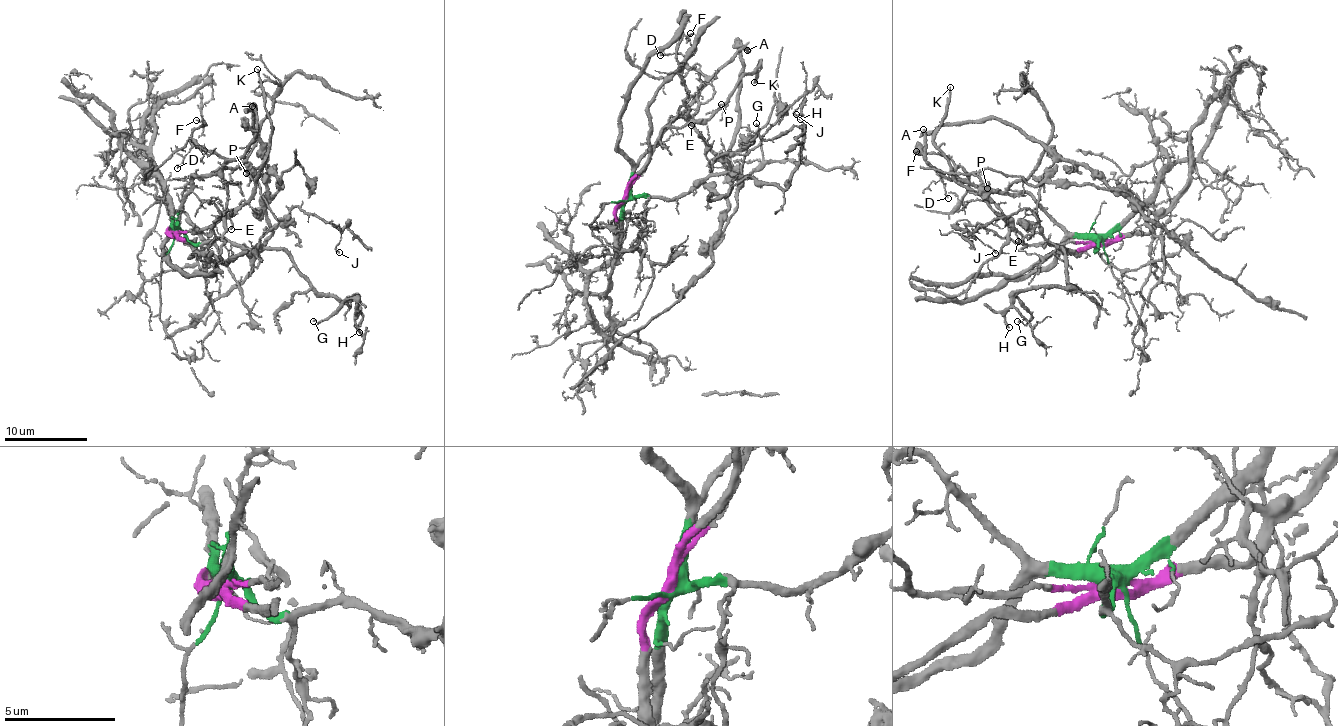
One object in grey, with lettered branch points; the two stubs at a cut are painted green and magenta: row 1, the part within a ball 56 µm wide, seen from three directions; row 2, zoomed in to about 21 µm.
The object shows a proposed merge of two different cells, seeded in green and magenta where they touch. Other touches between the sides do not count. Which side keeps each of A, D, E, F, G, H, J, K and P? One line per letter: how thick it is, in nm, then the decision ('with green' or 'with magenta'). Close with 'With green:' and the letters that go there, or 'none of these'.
A: calibre 240 nm; with green
D: calibre 110 nm; with green
E: calibre 150 nm; with magenta
F: calibre 70 nm; with green
G: calibre 110 nm; with green
H: calibre 180 nm; with green
J: calibre 140 nm; with green
K: calibre 150 nm; with magenta
P: calibre 190 nm; with magenta
With green: A, D, F, G, H, J

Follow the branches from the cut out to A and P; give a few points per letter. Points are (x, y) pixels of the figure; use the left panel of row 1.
A: (175, 232), (191, 175), (218, 172), (237, 161), (254, 137), (256, 110), (252, 106)
P: (175, 232), (204, 228), (236, 212), (253, 193), (254, 182), (246, 174)

